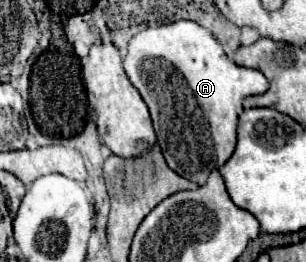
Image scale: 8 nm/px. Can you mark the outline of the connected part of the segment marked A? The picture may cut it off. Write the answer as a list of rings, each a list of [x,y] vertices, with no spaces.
[[[184,19],[162,27],[148,27],[134,35],[128,45],[128,55],[124,57],[124,71],[150,109],[156,137],[168,167],[176,171],[180,177],[198,185],[204,185],[210,171],[222,167],[232,157],[237,143],[237,124],[244,99],[268,91],[268,81],[258,69],[240,67],[234,61],[230,61],[218,39],[208,29]]]

